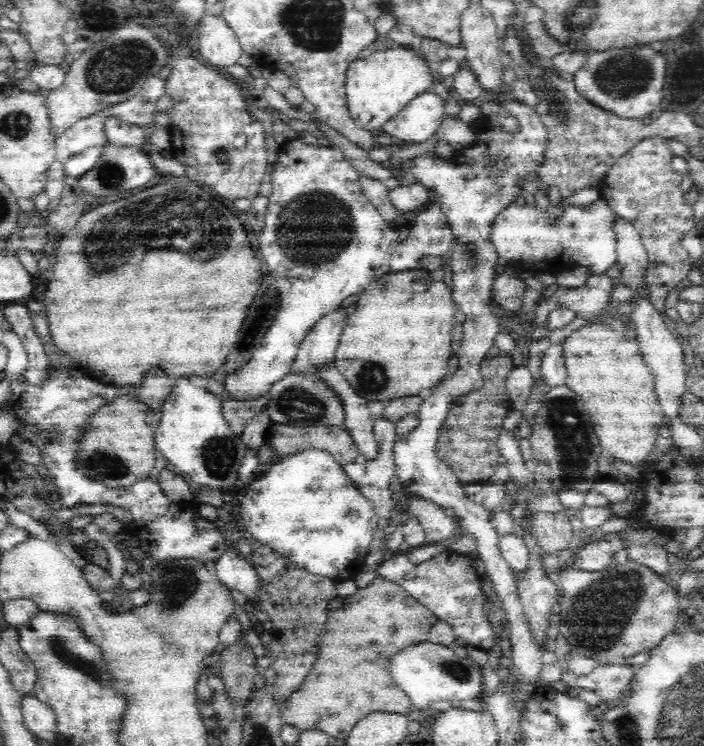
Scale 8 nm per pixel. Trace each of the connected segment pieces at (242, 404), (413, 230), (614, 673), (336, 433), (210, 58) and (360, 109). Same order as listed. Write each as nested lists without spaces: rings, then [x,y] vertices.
[[[266,389],[260,393],[260,396],[249,401],[232,399],[228,396],[228,399],[222,402],[222,414],[228,423],[229,429],[241,437],[242,432],[244,432],[246,419],[262,412],[268,406],[270,396],[272,396],[270,389]]]
[[[432,200],[426,204],[424,212],[420,212],[407,225],[409,230],[406,237],[391,256],[391,272],[420,268],[420,262],[426,257],[442,257],[453,241],[446,216]]]
[[[598,663],[588,676],[576,676],[564,670],[561,680],[569,687],[584,688],[593,692],[602,703],[616,701],[624,693],[633,673],[626,664]]]
[[[274,423],[269,442],[277,450],[276,458],[297,453],[304,449],[328,450],[342,466],[355,462],[359,450],[348,429],[342,426],[295,427]]]
[[[208,13],[198,32],[198,57],[211,67],[222,68],[238,64],[242,47],[235,32],[222,15]]]
[[[408,45],[387,48],[356,59],[348,68],[345,78],[345,96],[351,118],[362,128],[379,133],[379,126],[392,120],[410,100],[430,90],[433,77],[428,61]]]

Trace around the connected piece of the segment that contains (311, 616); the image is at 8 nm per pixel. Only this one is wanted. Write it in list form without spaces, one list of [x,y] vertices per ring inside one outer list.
[[[263,545],[258,546],[258,550],[252,553],[248,561],[253,564],[263,585],[261,600],[256,605],[272,618],[272,639],[268,656],[275,672],[275,679],[269,691],[280,714],[279,721],[283,725],[285,722],[281,716],[282,707],[289,702],[292,694],[299,690],[317,659],[320,639],[329,615],[326,605],[336,597],[337,582],[306,573]]]

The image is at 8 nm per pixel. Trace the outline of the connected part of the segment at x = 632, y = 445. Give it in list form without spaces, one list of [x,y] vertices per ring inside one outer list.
[[[592,323],[572,331],[561,344],[561,351],[567,370],[565,385],[584,400],[594,430],[606,448],[606,456],[614,454],[628,464],[642,466],[654,444],[658,426],[663,423],[660,420],[663,414],[656,396],[654,373],[646,365],[637,340],[617,333],[602,323]]]

